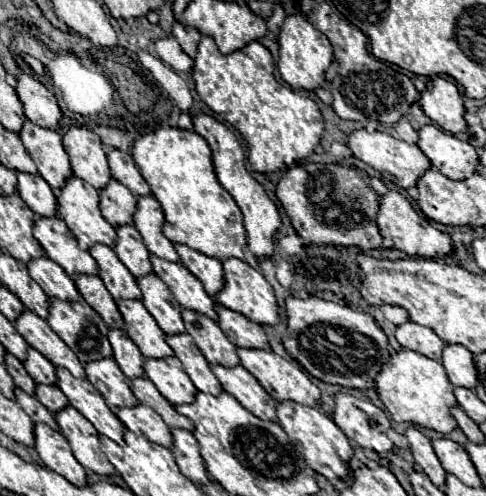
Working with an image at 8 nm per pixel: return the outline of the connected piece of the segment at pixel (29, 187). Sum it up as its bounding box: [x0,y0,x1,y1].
[18,173,56,217]

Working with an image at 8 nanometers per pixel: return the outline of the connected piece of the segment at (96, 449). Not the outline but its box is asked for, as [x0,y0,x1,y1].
[54,407,114,475]

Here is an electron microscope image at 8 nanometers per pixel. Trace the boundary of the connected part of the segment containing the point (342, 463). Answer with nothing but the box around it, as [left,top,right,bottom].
[276,401,352,479]

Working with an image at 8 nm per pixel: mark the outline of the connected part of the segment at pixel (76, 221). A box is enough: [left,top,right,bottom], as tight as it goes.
[58,177,116,249]

